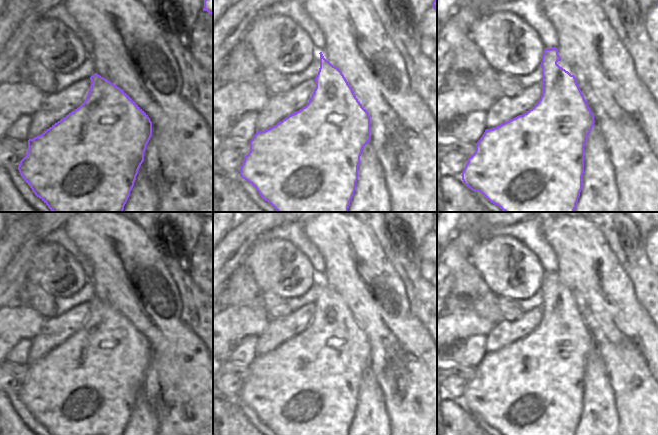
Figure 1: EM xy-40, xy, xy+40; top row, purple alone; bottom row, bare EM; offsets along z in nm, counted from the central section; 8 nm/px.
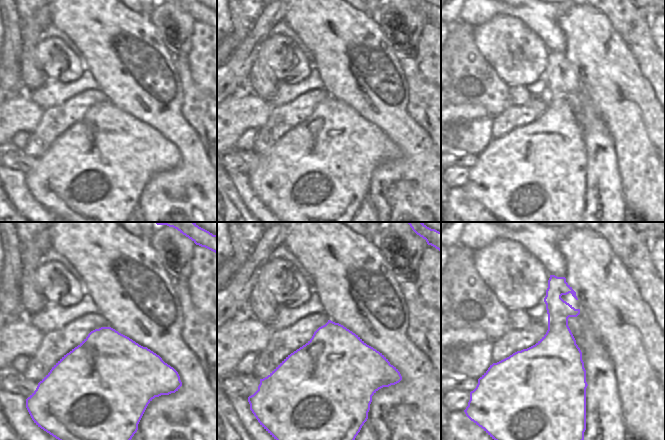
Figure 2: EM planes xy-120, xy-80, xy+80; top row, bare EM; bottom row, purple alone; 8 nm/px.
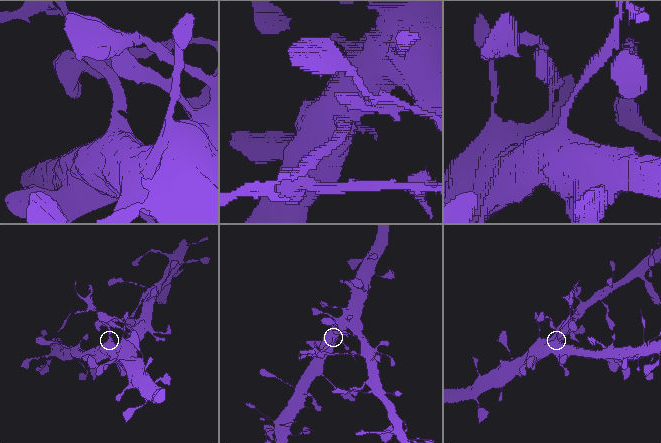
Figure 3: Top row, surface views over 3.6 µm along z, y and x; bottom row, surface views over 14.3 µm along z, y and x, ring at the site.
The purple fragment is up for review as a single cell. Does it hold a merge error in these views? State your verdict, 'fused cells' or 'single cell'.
fused cells

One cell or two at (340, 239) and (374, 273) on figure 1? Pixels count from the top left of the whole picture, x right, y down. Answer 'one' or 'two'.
one

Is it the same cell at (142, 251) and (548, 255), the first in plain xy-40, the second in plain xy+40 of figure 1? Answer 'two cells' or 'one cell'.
two cells

